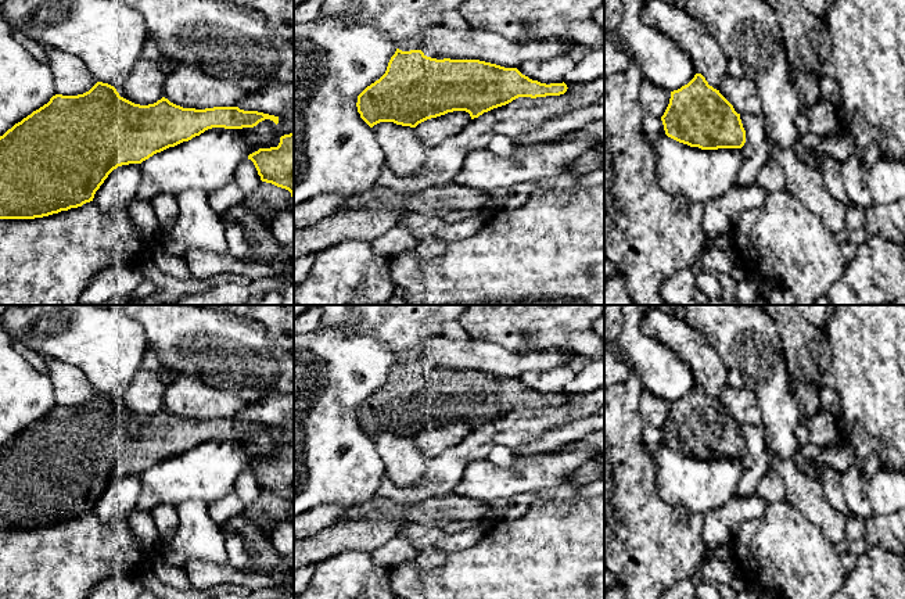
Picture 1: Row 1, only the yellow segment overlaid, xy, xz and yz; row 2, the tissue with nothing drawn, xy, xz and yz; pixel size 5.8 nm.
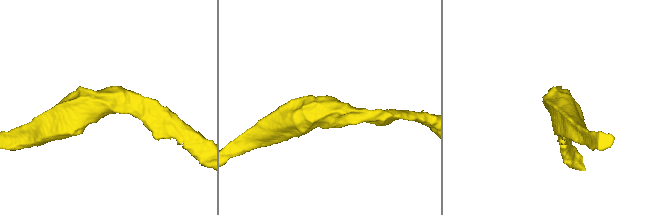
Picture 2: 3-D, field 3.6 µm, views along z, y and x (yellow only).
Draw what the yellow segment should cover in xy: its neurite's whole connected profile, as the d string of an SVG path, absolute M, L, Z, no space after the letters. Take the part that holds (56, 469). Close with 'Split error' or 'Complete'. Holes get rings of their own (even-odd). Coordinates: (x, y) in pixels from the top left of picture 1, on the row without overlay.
M103 392L83 405L55 405L0 446L0 530L35 530L82 517L93 512L96 502L118 477L141 474L212 438L254 438L265 430L279 434L279 427L258 422L238 417L183 419L165 408L140 416Z. Complete

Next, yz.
M701 384L671 402L661 431L668 448L690 458L741 459L746 453L740 424Z. Complete

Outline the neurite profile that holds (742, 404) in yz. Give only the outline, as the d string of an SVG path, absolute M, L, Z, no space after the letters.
M726 384L719 397L719 403L733 416L737 424L762 427L762 413L750 388L735 388Z

